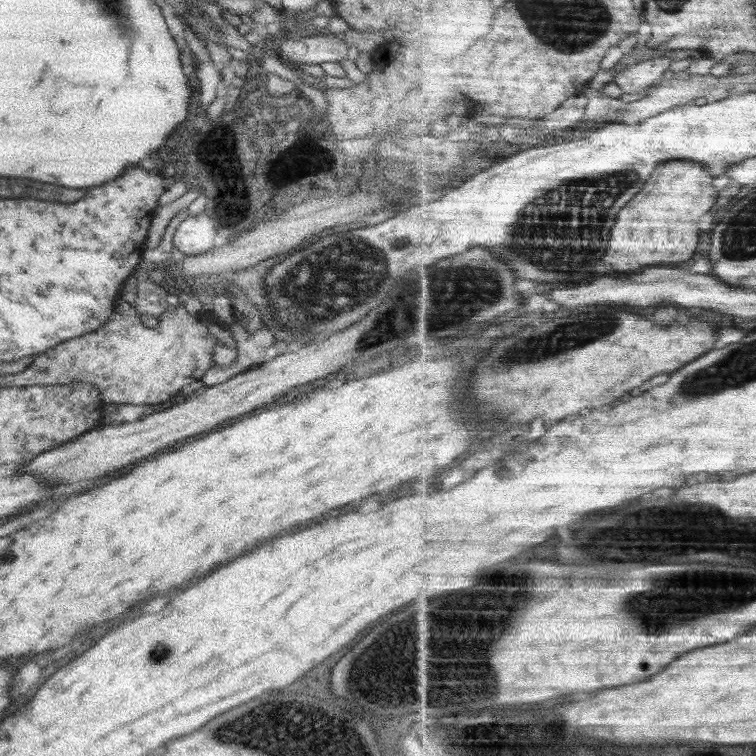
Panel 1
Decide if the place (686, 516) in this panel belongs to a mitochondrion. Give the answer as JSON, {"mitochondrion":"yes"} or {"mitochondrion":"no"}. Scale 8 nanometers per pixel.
{"mitochondrion":"yes"}

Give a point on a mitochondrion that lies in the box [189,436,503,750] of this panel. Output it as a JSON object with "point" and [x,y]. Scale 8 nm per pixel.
{"point":[378,699]}

